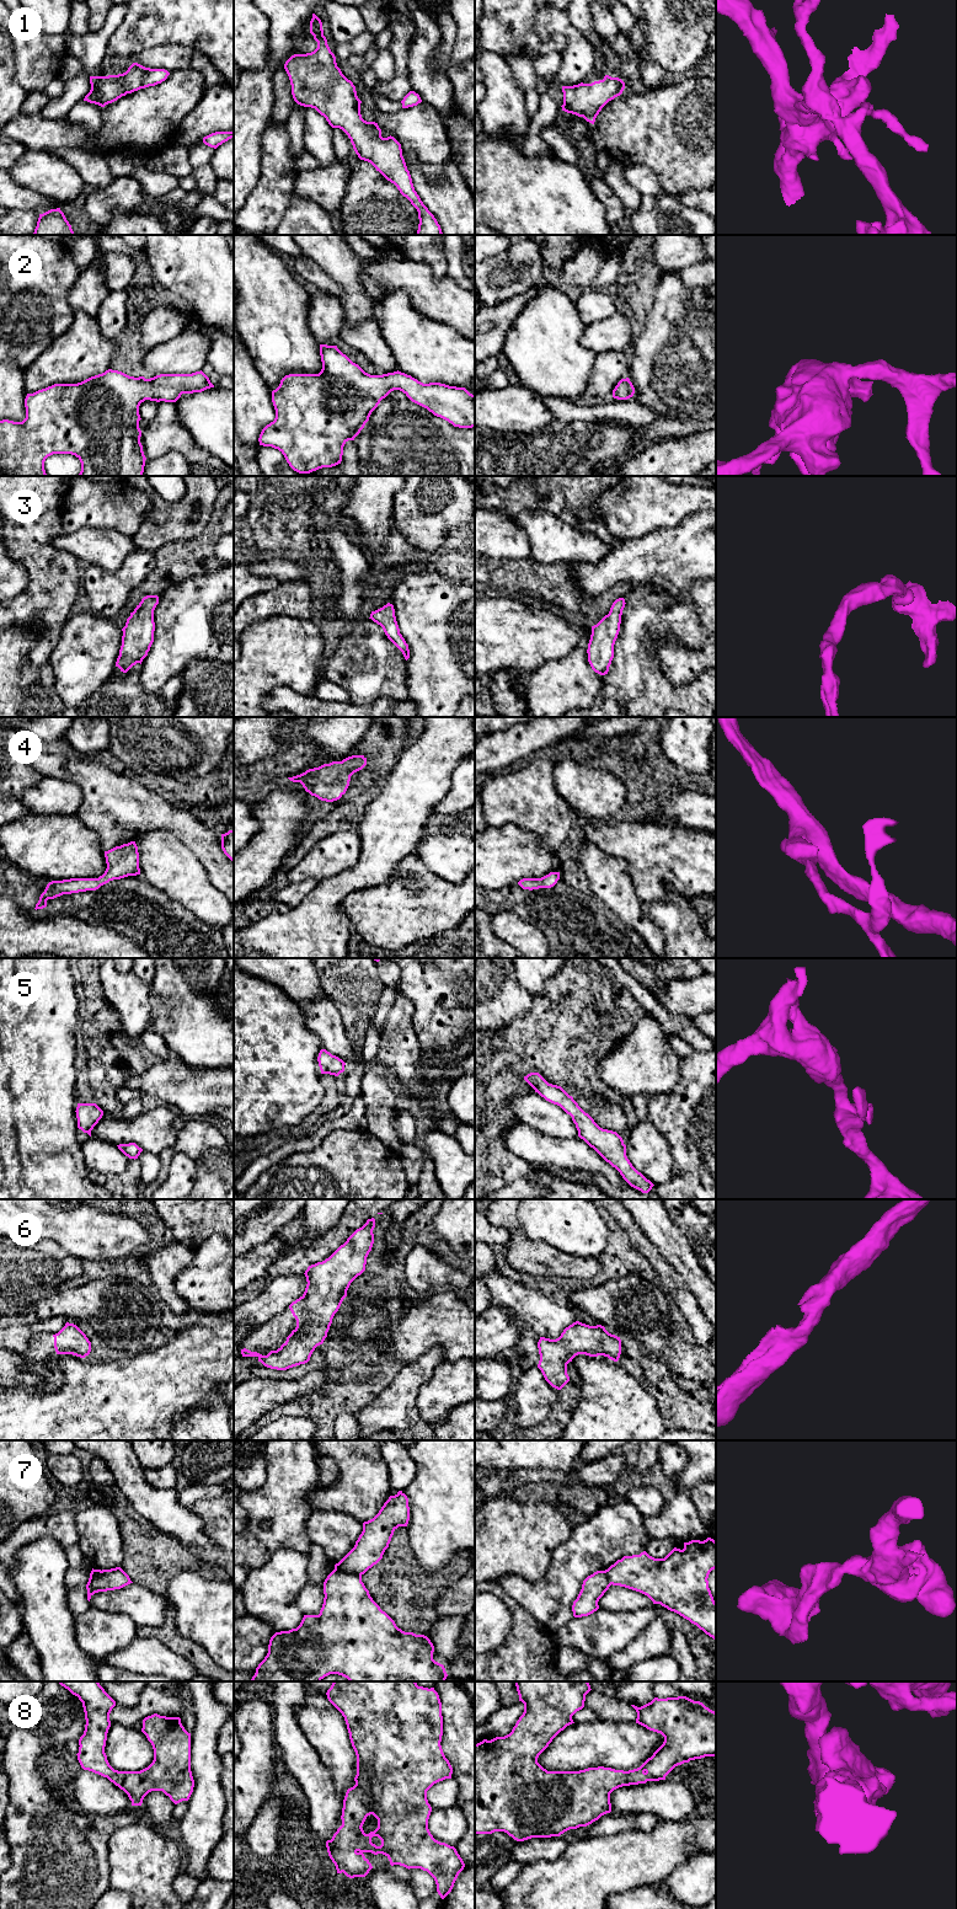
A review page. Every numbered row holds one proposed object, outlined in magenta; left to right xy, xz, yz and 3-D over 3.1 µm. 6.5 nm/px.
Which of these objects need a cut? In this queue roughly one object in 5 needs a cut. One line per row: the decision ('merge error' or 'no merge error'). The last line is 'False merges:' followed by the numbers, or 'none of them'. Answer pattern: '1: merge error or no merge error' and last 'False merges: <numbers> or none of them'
1: no merge error
2: no merge error
3: no merge error
4: no merge error
5: no merge error
6: no merge error
7: merge error
8: no merge error
False merges: 7

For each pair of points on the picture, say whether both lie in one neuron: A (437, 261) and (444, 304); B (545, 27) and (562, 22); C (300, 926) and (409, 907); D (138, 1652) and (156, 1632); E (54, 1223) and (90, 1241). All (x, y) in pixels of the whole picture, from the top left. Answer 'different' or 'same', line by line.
A: different
B: same
C: different
D: different
E: same

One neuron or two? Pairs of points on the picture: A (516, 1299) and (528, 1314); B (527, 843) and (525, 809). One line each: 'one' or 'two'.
A: one
B: two

